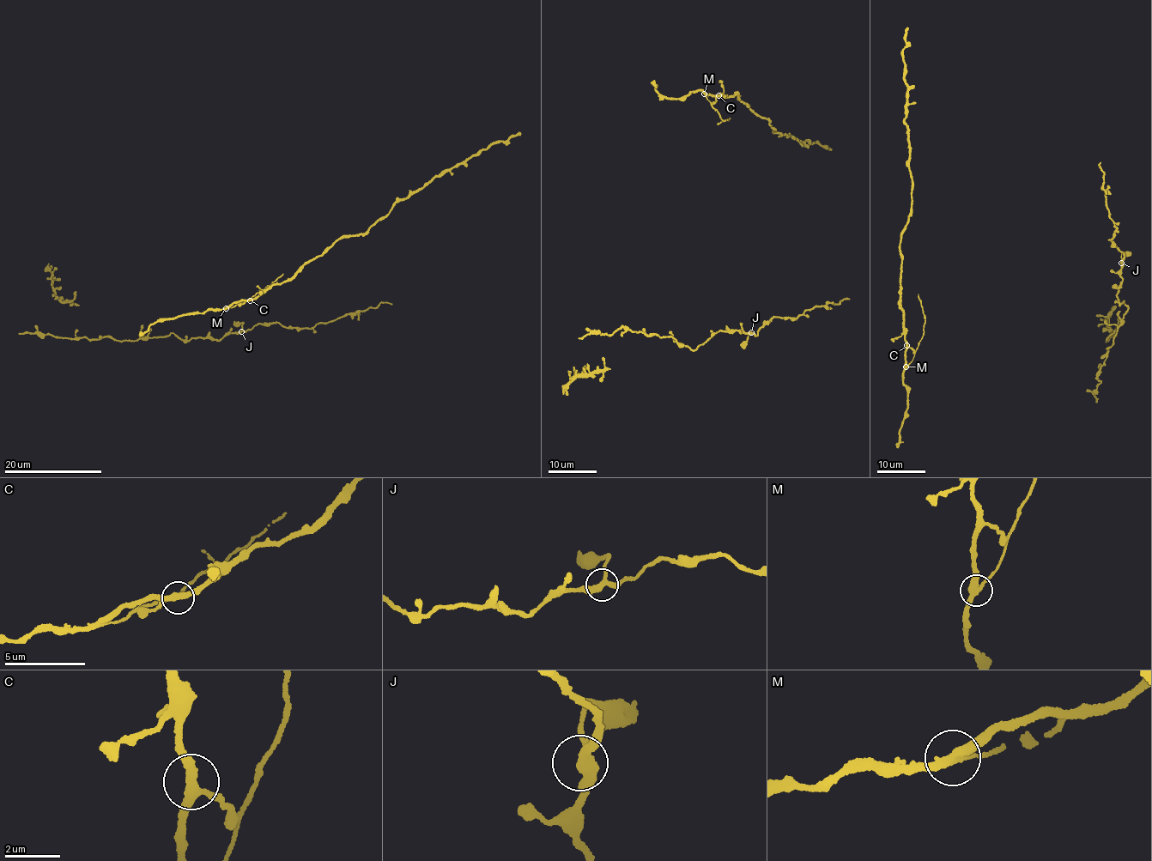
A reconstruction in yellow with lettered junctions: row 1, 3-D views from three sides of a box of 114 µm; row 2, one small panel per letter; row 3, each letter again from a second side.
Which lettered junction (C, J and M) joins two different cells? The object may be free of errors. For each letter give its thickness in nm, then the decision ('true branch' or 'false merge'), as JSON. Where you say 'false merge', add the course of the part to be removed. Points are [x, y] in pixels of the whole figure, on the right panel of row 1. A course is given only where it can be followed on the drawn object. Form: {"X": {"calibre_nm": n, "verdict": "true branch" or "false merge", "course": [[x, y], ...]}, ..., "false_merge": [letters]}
{"C": {"calibre_nm": 300, "verdict": "true branch"}, "J": {"calibre_nm": 300, "verdict": "true branch"}, "M": {"calibre_nm": 300, "verdict": "false merge", "course": [[906, 366], [912, 359], [925, 322], [918, 294]]}, "false_merge": ["M"]}

